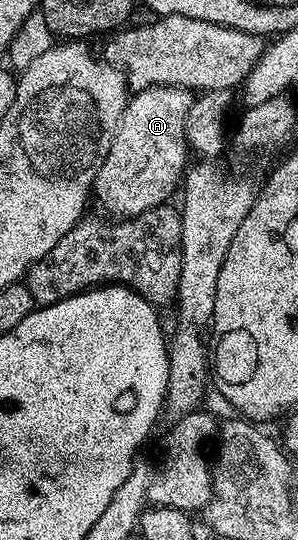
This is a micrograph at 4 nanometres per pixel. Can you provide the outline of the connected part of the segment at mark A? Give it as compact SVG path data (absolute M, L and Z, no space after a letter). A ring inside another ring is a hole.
M149 87L147 91L139 91L127 102L122 110L122 119L118 122L118 132L114 135L112 149L108 149L108 157L100 165L98 175L94 179L93 198L106 212L114 217L133 219L154 207L163 206L170 194L179 190L187 170L186 155L186 114L192 102L191 92L184 87Z

